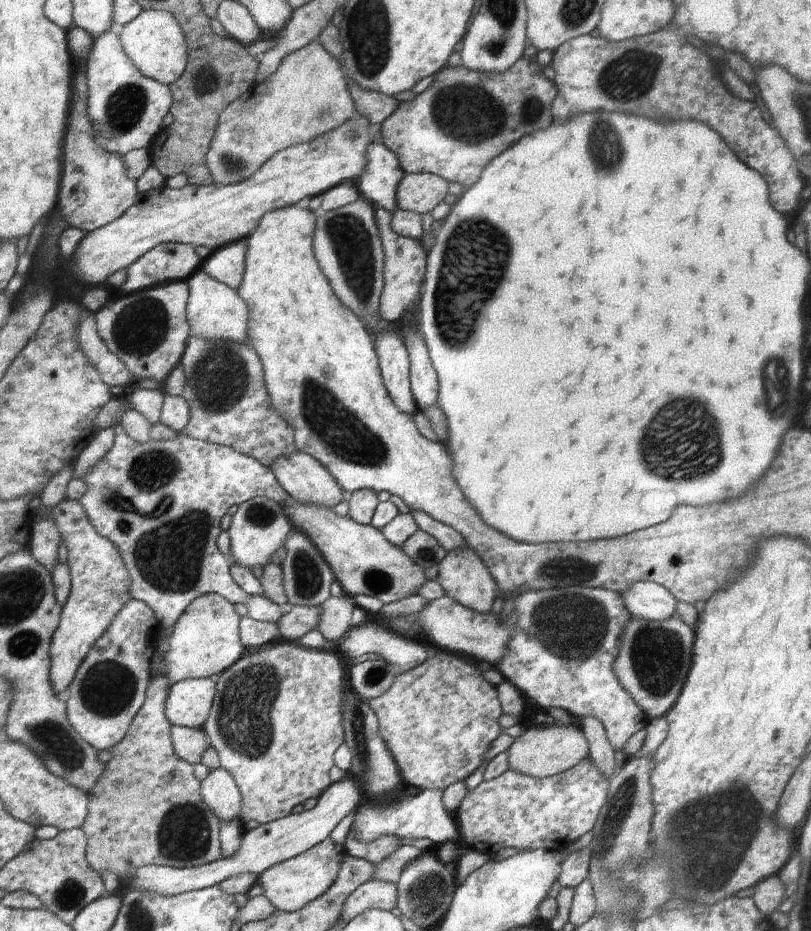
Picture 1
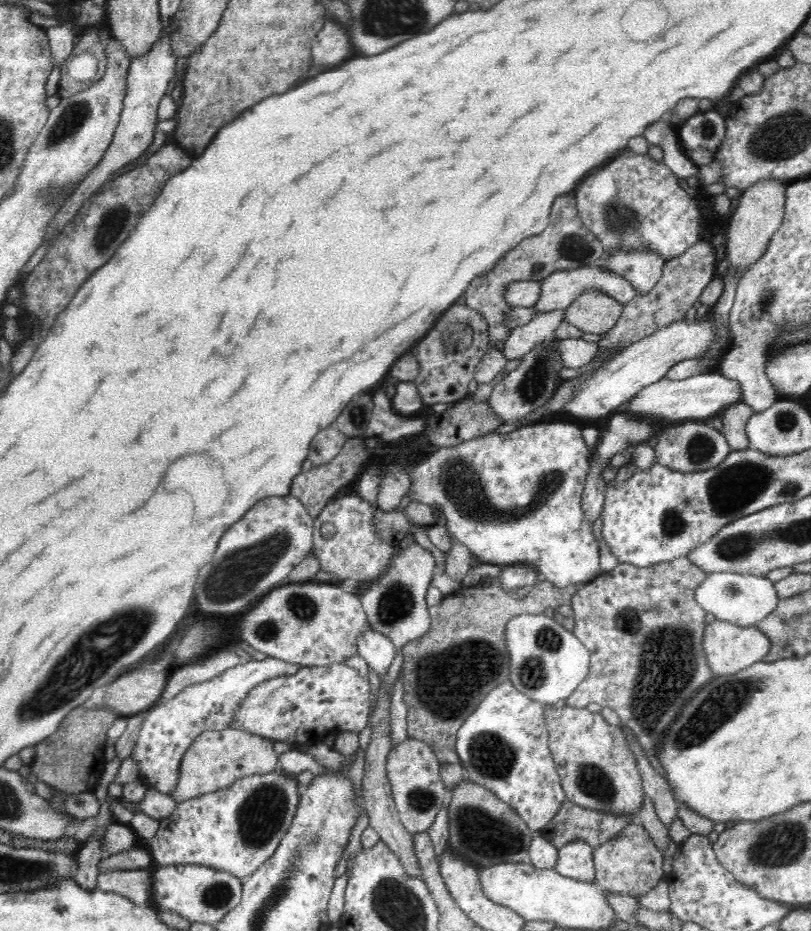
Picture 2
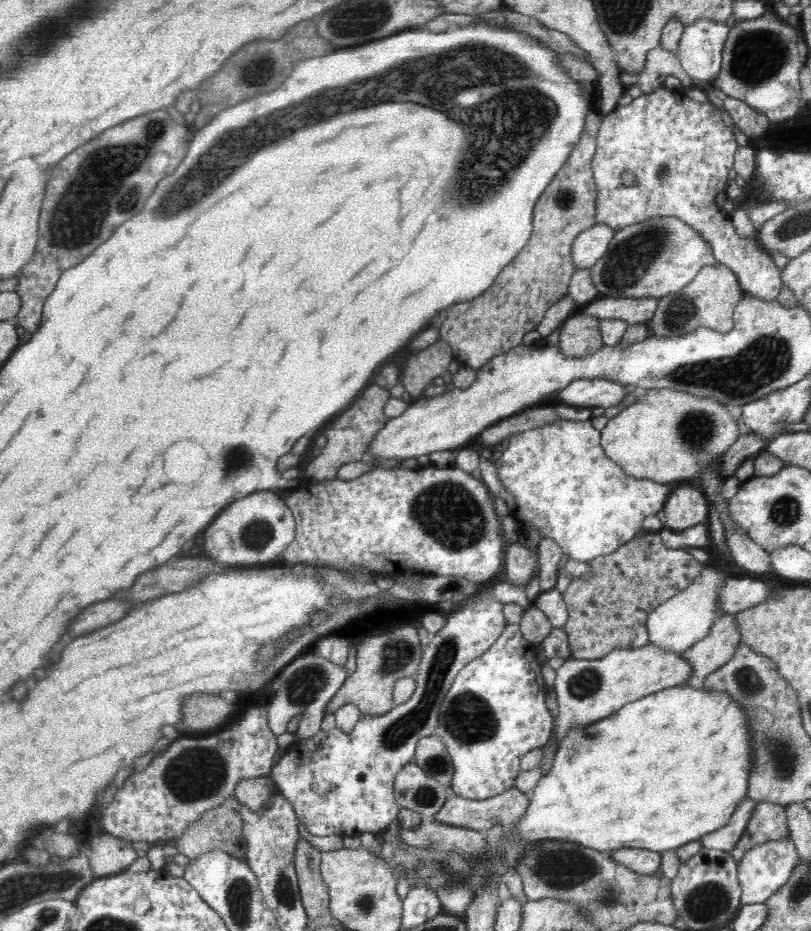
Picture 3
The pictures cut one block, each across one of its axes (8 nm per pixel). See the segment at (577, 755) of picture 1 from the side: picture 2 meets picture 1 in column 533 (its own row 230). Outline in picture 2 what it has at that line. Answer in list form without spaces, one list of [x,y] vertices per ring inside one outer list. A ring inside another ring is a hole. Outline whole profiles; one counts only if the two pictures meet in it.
[[[764,179],[741,192],[738,197],[739,204],[730,216],[725,257],[728,261],[726,273],[732,271],[738,278],[742,278],[743,272],[766,252],[772,235],[782,224],[786,204],[784,192],[789,185],[790,181]]]

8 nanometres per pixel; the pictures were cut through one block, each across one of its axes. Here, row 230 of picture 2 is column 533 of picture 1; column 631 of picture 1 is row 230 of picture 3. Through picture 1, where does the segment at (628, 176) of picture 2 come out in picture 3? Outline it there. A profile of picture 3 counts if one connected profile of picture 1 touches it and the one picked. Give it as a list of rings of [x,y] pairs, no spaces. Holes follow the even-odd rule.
[[[660,88],[654,92],[650,92],[650,94],[642,94],[642,96],[634,98],[629,105],[618,105],[612,112],[610,112],[610,114],[604,115],[601,120],[601,125],[597,134],[597,150],[591,162],[593,179],[595,180],[597,190],[595,221],[598,224],[605,224],[617,231],[620,230],[620,228],[626,228],[626,226],[638,224],[638,222],[642,222],[642,220],[646,220],[646,218],[654,218],[654,216],[675,216],[701,234],[701,237],[708,242],[710,248],[712,248],[714,258],[718,263],[725,264],[734,271],[734,274],[738,277],[738,282],[745,295],[750,294],[768,302],[776,301],[777,296],[784,288],[782,275],[780,275],[781,268],[776,264],[776,262],[774,262],[774,259],[772,259],[772,254],[760,246],[756,236],[742,237],[741,235],[738,235],[736,228],[732,225],[730,214],[723,209],[722,205],[723,201],[728,199],[728,196],[726,195],[726,180],[733,176],[732,171],[734,166],[734,156],[736,155],[738,148],[739,145],[734,139],[732,129],[726,126],[726,124],[722,121],[720,109],[714,107],[711,102],[700,103],[694,99],[690,99],[686,96],[686,94],[683,94],[682,91]],[[628,171],[633,172],[635,175],[634,184],[631,186],[624,185],[622,183],[622,177],[620,177],[624,174],[624,172]]]

